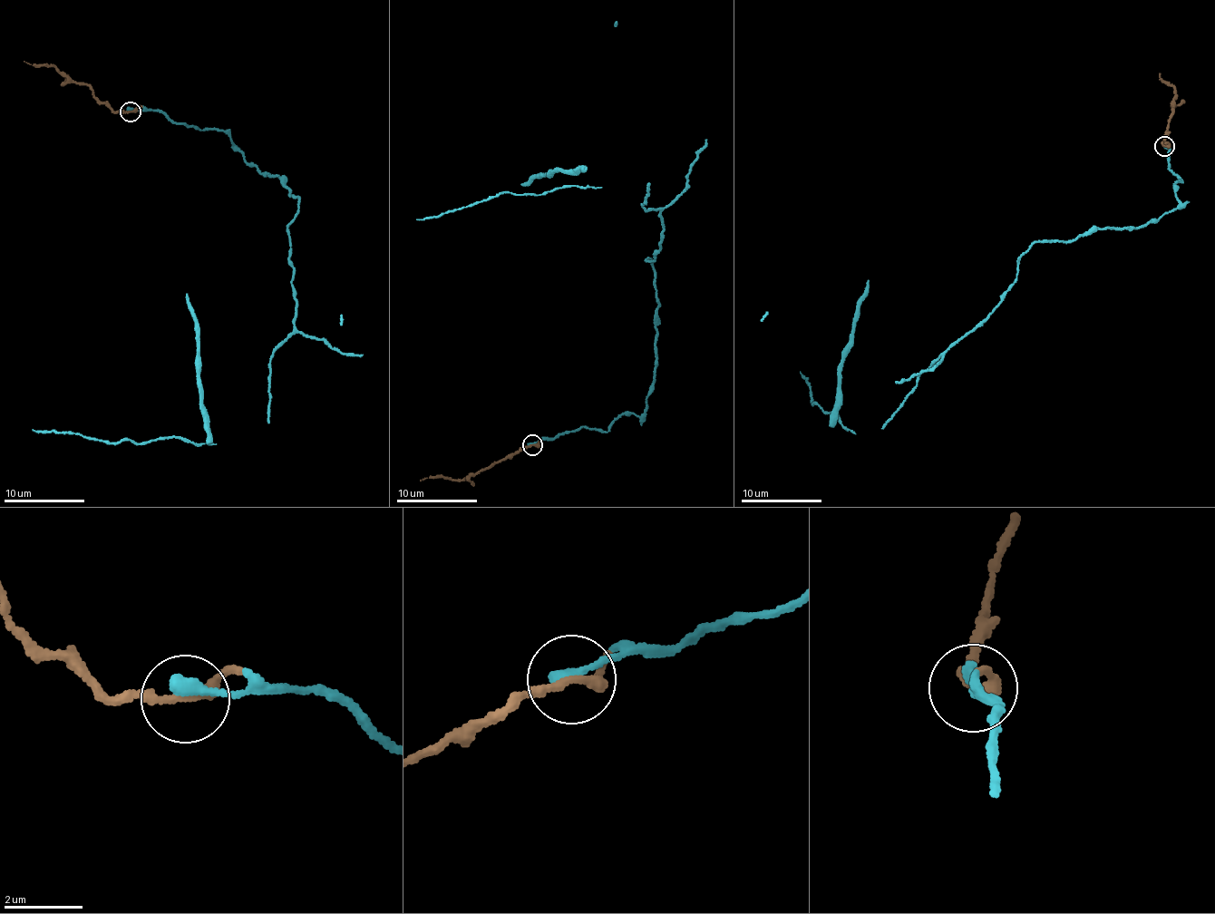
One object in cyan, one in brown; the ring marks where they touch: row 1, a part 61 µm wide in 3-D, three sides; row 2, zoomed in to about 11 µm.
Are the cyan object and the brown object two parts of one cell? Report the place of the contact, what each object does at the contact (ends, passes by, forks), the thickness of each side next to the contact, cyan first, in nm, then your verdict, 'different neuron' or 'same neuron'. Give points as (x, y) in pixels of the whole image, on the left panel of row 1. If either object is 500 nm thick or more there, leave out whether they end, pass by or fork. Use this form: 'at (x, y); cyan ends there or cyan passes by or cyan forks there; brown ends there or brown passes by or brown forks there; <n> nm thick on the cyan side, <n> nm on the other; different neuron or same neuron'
at (130, 111); cyan ends there; brown passes by; 340 nm thick on the cyan side, 240 nm on the other; same neuron

